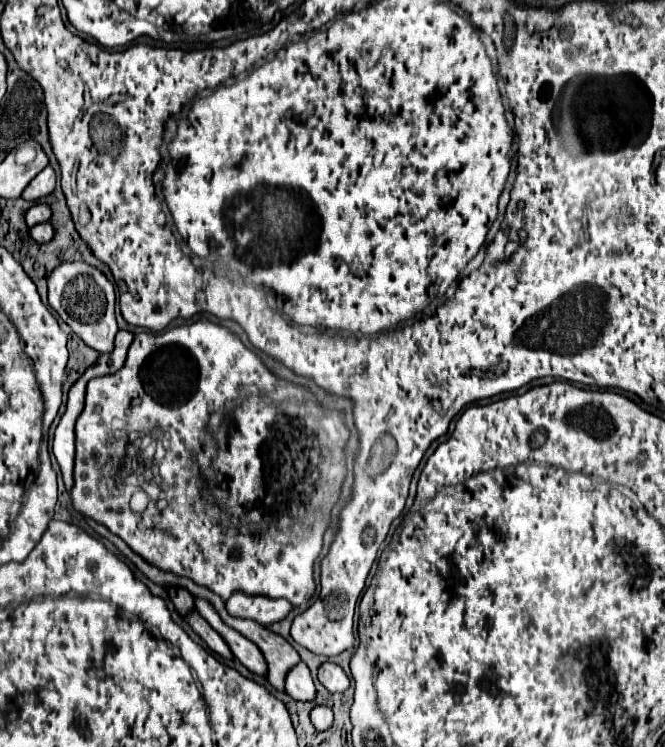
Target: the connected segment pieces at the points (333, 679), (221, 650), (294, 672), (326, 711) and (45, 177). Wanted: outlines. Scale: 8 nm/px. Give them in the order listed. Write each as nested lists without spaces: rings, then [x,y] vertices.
[[[327,661],[327,663],[323,663],[323,665],[319,667],[319,681],[321,681],[331,693],[341,693],[341,691],[349,689],[349,685],[351,685],[351,681],[349,681],[349,677],[345,675],[345,671],[343,671],[337,663],[331,663],[331,661]]]
[[[197,611],[191,613],[191,615],[187,615],[187,621],[189,621],[191,629],[205,641],[205,645],[207,645],[213,653],[217,653],[217,655],[221,655],[221,657],[225,657],[225,659],[233,659],[233,653],[231,653],[229,645],[225,643],[225,639],[223,639]]]
[[[305,663],[295,665],[287,673],[285,687],[287,687],[287,695],[293,697],[295,701],[313,701],[315,695],[317,695],[311,671],[309,671],[309,667]]]
[[[319,705],[319,707],[315,707],[311,711],[311,721],[313,721],[317,731],[325,731],[325,729],[329,729],[333,725],[333,711],[329,707],[325,707],[325,705]]]
[[[47,165],[47,167],[25,187],[25,191],[23,191],[21,197],[27,199],[27,201],[37,201],[37,199],[49,195],[49,193],[55,189],[55,181],[57,181],[55,171],[53,171],[51,165]]]

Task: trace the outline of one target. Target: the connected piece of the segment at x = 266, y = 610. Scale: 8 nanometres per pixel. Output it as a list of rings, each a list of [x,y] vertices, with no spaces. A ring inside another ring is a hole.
[[[233,595],[227,603],[227,611],[239,619],[253,619],[259,625],[271,625],[283,621],[291,613],[289,601],[277,601],[269,597],[247,597],[247,595]]]

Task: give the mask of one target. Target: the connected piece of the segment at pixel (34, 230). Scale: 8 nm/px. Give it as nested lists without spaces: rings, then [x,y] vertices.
[[[39,223],[37,227],[31,227],[31,237],[37,243],[47,243],[53,239],[53,225],[51,223]]]

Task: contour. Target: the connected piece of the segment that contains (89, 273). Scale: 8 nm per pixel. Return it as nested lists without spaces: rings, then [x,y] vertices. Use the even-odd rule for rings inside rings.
[[[85,261],[61,263],[49,277],[49,305],[89,347],[97,349],[99,353],[113,351],[117,333],[115,291],[113,283],[97,267]]]

